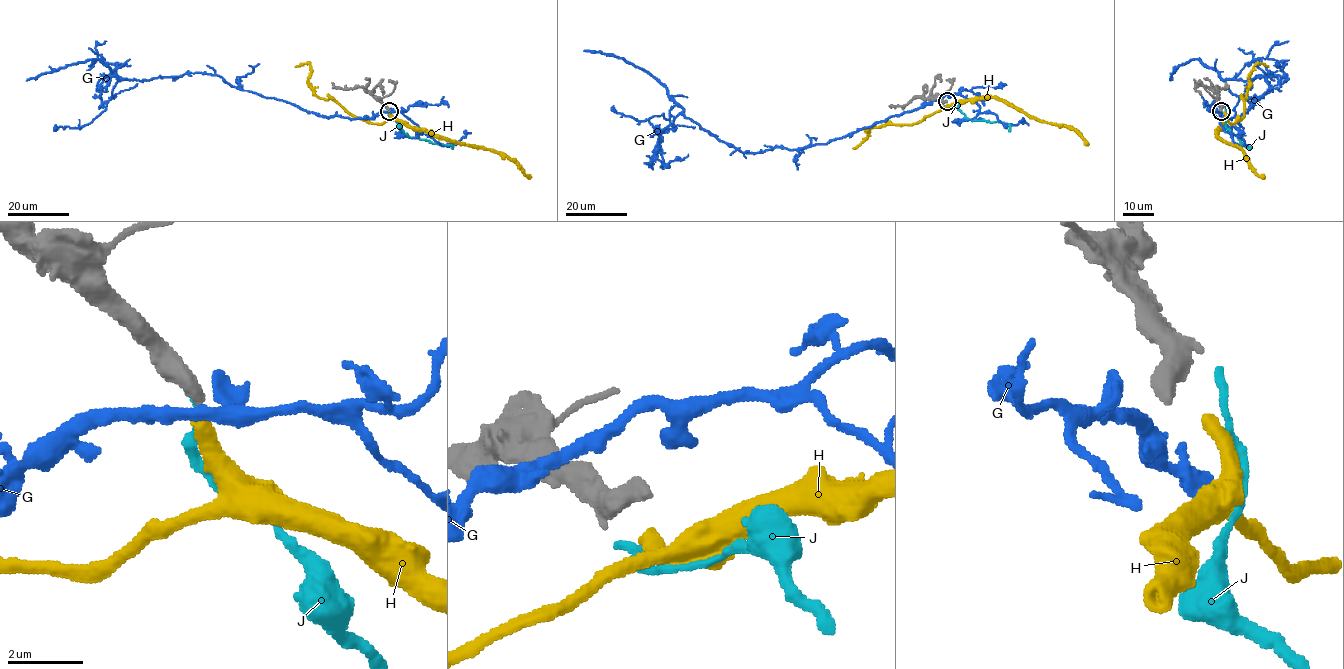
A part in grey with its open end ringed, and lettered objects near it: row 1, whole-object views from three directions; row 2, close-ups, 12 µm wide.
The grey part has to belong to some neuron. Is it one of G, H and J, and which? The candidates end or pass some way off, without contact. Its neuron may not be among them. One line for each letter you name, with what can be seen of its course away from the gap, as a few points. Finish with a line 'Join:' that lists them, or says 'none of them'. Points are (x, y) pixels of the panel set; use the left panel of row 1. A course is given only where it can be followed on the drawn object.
H: via (389, 112), (411, 126), (505, 153), (530, 176)
Join: H

